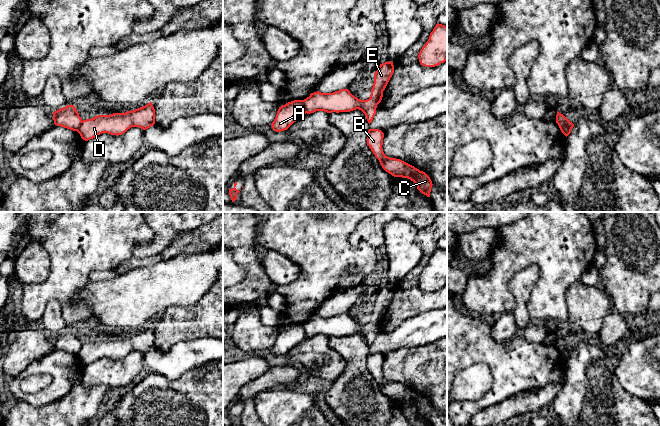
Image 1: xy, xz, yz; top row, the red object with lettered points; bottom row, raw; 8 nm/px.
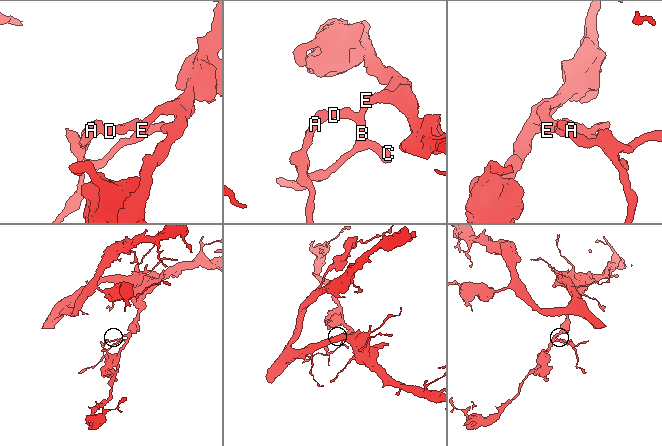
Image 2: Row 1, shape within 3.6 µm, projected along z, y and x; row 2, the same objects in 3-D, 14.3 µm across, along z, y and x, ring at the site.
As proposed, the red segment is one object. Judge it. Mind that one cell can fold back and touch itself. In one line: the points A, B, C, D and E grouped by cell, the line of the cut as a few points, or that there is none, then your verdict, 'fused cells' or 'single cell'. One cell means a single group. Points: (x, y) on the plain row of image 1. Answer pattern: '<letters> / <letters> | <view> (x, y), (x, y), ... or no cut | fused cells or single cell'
A / B C D E | yz (558, 347), (564, 347), (571, 353) | fused cells

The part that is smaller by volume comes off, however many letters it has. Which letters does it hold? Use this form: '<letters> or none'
A

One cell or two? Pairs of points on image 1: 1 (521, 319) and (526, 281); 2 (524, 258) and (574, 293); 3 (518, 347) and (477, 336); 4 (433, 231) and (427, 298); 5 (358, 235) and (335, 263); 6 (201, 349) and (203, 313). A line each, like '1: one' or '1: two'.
1: one
2: two
3: one
4: one
5: two
6: two

